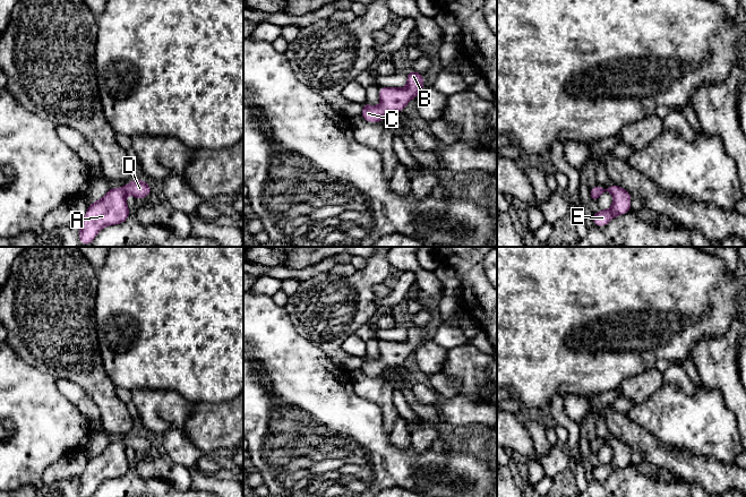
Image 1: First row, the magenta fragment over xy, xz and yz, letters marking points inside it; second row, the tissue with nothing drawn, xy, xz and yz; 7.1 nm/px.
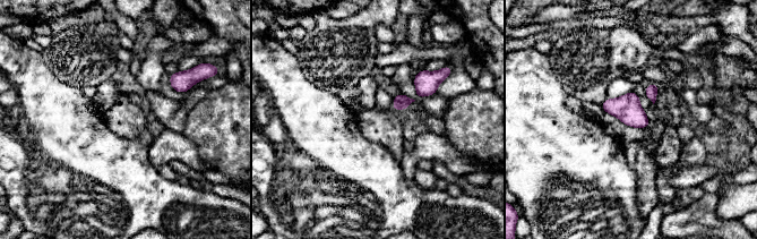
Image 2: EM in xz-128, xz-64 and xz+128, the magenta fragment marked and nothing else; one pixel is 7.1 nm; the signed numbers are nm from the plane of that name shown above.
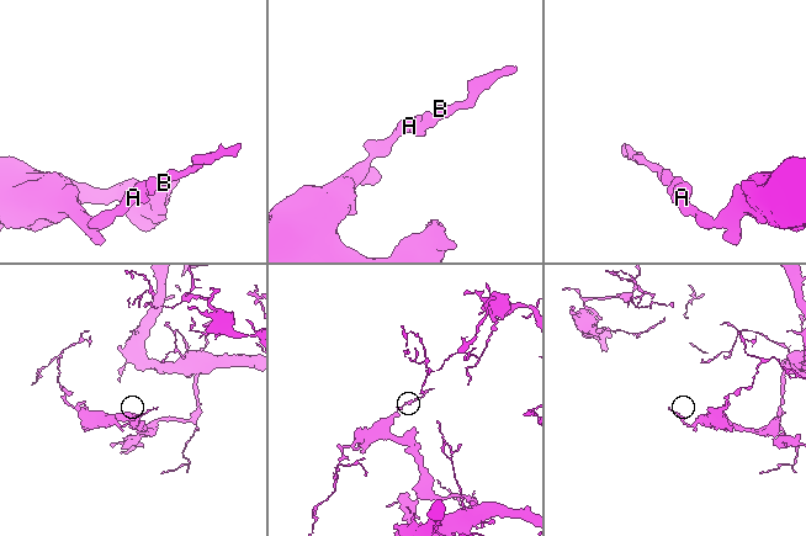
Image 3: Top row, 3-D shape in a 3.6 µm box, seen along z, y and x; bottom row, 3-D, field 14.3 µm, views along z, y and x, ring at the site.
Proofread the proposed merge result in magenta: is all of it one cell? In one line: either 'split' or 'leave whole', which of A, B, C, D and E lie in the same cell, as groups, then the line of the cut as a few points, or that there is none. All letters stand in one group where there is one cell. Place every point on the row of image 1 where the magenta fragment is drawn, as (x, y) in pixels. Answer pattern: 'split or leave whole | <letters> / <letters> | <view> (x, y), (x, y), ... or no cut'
leave whole | A B C D E | no cut

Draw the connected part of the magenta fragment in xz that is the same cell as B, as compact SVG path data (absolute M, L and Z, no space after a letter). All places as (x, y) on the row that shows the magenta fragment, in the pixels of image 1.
M409 70L405 88L379 86L380 105L370 106L365 101L360 115L368 122L380 122L387 113L404 111L409 101L415 98L423 89L423 74Z

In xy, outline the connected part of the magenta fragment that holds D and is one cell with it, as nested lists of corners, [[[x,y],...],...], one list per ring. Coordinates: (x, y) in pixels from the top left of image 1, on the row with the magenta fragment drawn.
[[[135,179],[122,188],[110,188],[98,202],[91,203],[87,213],[79,223],[80,246],[91,245],[97,233],[108,225],[121,224],[129,217],[129,208],[126,196],[132,194],[136,200],[152,194],[149,185]]]

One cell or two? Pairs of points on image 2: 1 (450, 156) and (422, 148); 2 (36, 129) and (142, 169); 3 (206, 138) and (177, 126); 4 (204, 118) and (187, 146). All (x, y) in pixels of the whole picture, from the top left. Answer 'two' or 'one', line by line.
1: one
2: one
3: two
4: two

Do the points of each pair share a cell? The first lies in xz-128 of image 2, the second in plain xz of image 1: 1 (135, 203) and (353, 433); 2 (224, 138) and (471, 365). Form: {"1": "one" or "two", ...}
{"1": "one", "2": "one"}

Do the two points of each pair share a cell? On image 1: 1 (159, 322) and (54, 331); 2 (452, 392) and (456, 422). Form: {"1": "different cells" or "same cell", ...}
{"1": "different cells", "2": "different cells"}

